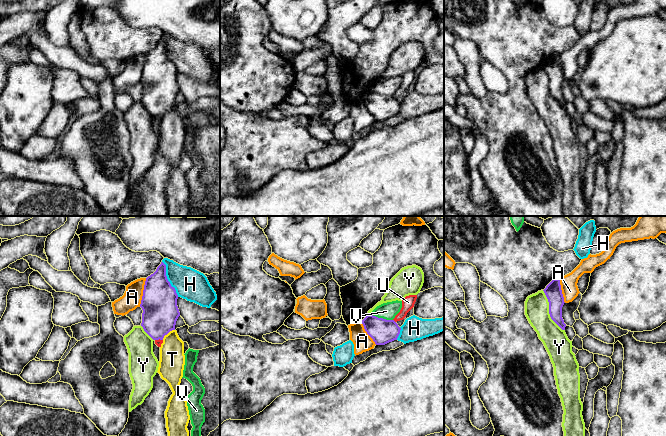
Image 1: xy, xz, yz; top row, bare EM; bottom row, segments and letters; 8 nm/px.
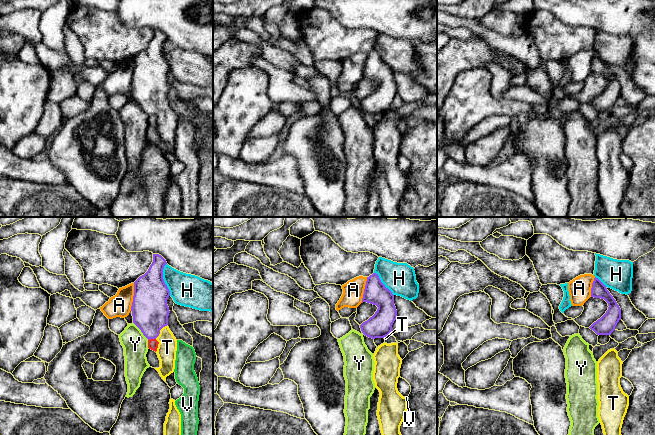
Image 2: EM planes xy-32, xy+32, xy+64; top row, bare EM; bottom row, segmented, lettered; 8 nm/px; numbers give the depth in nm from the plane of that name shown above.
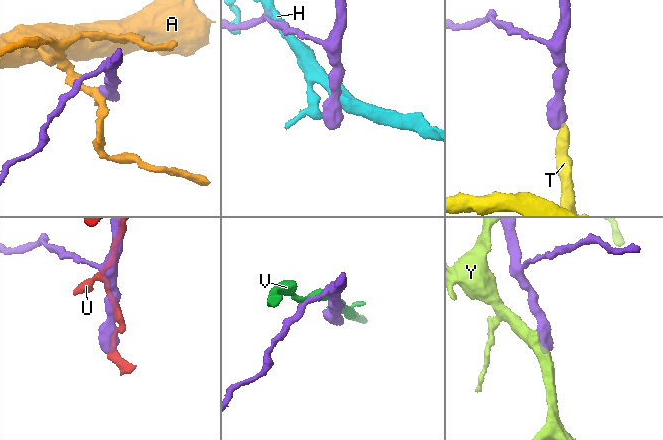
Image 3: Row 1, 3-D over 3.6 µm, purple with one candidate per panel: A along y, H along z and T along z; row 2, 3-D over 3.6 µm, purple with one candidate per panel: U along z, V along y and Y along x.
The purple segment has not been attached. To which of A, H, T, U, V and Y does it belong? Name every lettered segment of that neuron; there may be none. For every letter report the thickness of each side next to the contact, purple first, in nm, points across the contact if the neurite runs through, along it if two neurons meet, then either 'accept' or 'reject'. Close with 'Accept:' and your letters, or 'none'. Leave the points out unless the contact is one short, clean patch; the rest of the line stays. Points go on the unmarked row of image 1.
A: 280/150 nm | reject
H: 280/260 nm | reject
T: 280/200 nm | across xy (159, 79), (159, 99), (167, 109), (172, 120), (172, 135) | accept
U: 200/100 nm | reject
V: 200/140 nm | reject
Y: 140/200 nm | reject
Accept: T

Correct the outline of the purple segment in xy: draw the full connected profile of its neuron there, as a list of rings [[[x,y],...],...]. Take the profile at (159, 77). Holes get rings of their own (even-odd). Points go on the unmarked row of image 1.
[[[161,38],[145,57],[140,80],[143,86],[141,102],[153,116],[163,117],[157,148],[173,168],[165,187],[168,216],[190,216],[187,177],[178,167],[183,153],[185,131],[184,118],[175,106],[180,92],[177,75],[176,66],[166,52],[166,41]]]

